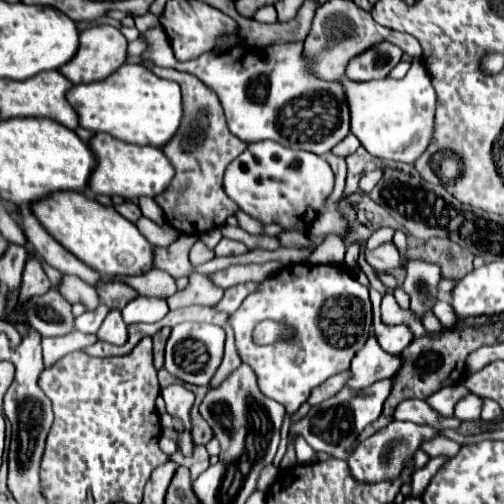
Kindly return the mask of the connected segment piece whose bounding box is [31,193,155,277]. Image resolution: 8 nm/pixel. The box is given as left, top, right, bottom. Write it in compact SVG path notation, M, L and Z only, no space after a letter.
M53 193L53 197L37 201L31 209L41 225L45 225L67 251L95 269L101 277L143 275L153 269L153 245L113 207L103 207L97 201L87 199L83 193Z

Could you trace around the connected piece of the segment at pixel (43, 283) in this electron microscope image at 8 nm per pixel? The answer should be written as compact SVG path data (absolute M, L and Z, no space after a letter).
M35 255L35 257L29 257L27 263L25 263L25 269L23 269L23 281L21 281L21 295L19 299L25 301L33 295L43 295L45 291L49 291L51 283L43 271L43 263L41 259Z

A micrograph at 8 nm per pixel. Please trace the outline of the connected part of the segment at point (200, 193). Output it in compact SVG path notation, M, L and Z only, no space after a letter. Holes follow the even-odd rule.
M141 59L141 65L151 69L157 77L177 81L183 91L183 107L185 107L185 119L181 123L179 133L163 147L165 155L175 167L175 179L165 193L157 195L155 201L165 211L165 219L179 233L199 235L209 229L221 227L229 215L235 215L239 211L233 199L229 199L227 193L223 191L223 173L227 165L247 149L247 143L227 129L225 115L217 95L209 87L205 87L197 77L193 77L191 73L179 73L177 69L157 67L149 59ZM191 131L199 131L201 135L199 141L191 135Z

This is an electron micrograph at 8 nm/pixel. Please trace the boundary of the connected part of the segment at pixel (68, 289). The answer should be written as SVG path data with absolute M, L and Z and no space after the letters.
M65 275L63 283L59 287L59 293L69 301L69 303L81 303L85 305L89 311L97 309L101 305L101 297L97 295L95 287L73 277L73 275Z

